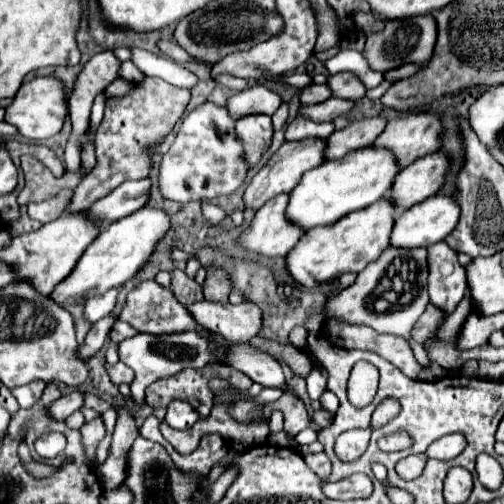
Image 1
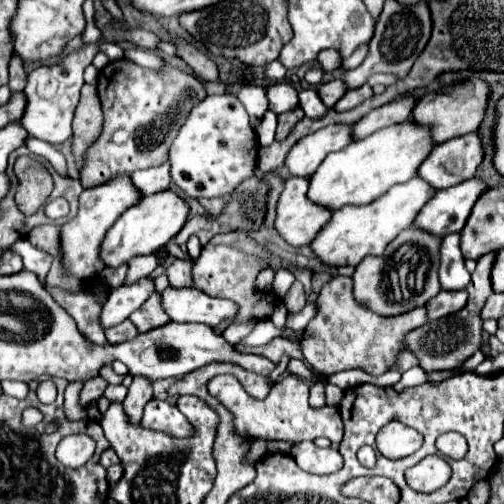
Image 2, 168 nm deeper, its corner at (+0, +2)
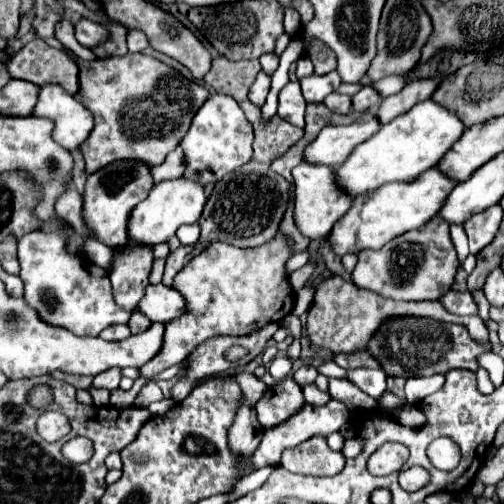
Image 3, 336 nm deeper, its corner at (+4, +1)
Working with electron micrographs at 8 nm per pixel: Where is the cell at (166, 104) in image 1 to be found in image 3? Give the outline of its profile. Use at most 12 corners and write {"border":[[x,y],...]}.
{"border":[[144,53],[76,59],[88,175],[160,165],[210,95]]}

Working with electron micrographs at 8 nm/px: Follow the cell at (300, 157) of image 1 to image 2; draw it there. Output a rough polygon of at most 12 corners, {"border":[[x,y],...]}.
{"border":[[348,124],[304,136],[288,152],[290,176],[310,178],[326,158],[352,142]]}

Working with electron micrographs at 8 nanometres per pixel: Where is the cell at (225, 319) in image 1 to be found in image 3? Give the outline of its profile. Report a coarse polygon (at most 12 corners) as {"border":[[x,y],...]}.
{"border":[[148,285],[138,311],[152,323],[184,313],[184,297],[166,285]]}

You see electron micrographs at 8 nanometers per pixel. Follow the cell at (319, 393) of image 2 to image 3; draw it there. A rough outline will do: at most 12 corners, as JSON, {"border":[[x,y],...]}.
{"border":[[302,365],[294,371],[294,377],[300,385],[314,383],[318,375],[316,367]]}

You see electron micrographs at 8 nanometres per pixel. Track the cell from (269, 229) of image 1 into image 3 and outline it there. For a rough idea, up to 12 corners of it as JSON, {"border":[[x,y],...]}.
{"border":[[328,165],[294,171],[294,219],[308,239],[326,237],[354,197]]}

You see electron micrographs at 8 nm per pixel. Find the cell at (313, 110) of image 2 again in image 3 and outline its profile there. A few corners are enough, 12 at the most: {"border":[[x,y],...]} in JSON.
{"border":[[308,75],[300,79],[304,99],[320,103],[336,91],[340,75]]}

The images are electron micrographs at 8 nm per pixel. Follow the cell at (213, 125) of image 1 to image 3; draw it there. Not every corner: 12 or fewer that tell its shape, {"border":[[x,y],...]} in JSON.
{"border":[[218,93],[180,143],[202,185],[252,159],[252,125]]}

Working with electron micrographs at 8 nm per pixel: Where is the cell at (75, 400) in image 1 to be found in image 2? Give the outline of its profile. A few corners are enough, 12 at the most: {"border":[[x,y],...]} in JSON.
{"border":[[102,376],[84,382],[80,406],[86,408],[98,400],[108,386]]}

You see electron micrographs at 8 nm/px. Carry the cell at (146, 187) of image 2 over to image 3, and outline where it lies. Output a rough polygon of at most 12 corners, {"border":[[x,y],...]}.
{"border":[[180,145],[152,169],[154,183],[184,175]]}

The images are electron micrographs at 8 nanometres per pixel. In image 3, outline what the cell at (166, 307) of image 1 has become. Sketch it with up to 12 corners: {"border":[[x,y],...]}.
{"border":[[134,311],[128,327],[132,335],[150,327],[148,317]]}

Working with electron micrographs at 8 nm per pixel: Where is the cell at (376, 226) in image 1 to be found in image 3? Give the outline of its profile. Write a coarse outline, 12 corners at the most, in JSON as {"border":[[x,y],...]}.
{"border":[[438,167],[356,197],[336,255],[380,249],[438,215],[456,183]]}

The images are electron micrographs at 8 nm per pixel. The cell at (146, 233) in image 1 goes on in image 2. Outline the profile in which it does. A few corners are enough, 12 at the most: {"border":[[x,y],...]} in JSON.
{"border":[[144,196],[106,232],[104,266],[154,254],[180,232],[188,204]]}

